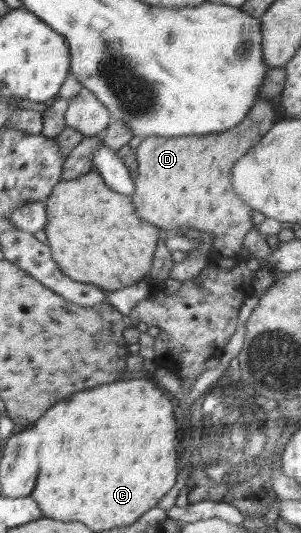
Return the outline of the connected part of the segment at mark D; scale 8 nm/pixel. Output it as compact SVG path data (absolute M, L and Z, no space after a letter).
M257 96L247 116L229 130L208 135L148 136L136 141L138 176L130 196L136 215L169 233L192 228L214 234L215 241L209 254L211 260L239 256L245 234L255 226L251 220L254 209L234 191L232 168L269 132L273 123L274 105L269 99Z

